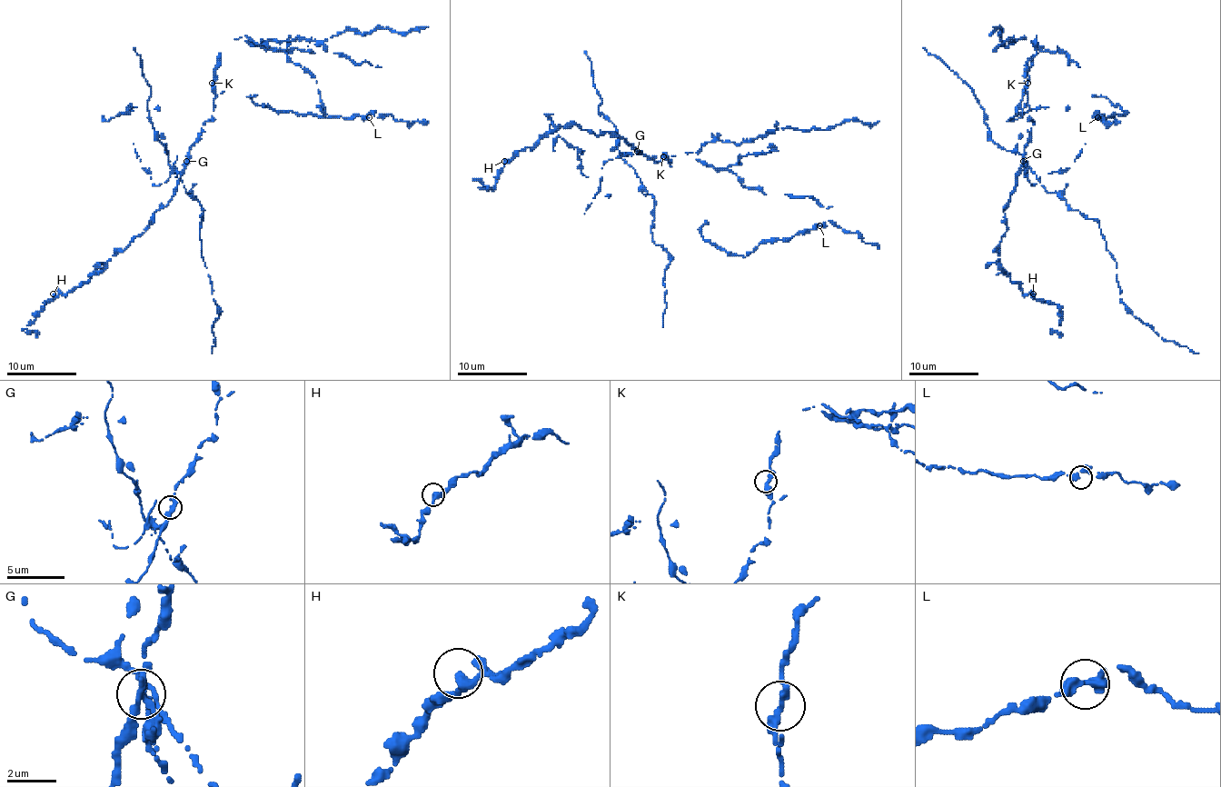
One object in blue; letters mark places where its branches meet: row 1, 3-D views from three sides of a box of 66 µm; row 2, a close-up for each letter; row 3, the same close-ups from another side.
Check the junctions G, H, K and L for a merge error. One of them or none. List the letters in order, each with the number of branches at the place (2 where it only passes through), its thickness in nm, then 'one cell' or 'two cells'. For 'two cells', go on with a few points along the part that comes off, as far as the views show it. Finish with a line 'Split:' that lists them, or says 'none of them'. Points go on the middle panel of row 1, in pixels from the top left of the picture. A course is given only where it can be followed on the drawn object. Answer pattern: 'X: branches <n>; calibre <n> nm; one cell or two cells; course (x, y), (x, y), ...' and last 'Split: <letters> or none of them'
G: branches 2; calibre 360 nm; two cells; course (637, 151), (621, 157), (654, 200), (652, 234), (670, 261), (663, 283), (663, 327)
H: branches 2; calibre 320 nm; one cell
K: branches 2; calibre 360 nm; one cell
L: branches 2; calibre 340 nm; one cell
Split: G

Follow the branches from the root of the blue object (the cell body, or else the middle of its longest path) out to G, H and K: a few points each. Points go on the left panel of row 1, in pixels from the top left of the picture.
G: (215, 70), (212, 117), (203, 124), (200, 138), (191, 147), (185, 161)
H: (215, 70), (212, 117), (189, 151), (172, 200), (88, 282), (53, 293)
K: (215, 70), (212, 83)

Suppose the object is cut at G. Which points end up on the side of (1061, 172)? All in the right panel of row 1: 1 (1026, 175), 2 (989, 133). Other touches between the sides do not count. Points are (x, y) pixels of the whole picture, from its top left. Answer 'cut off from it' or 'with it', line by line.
1: with it
2: with it

